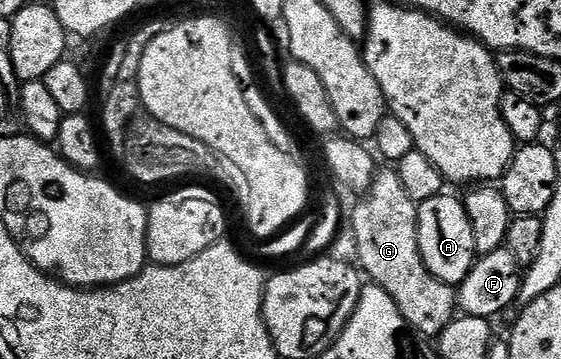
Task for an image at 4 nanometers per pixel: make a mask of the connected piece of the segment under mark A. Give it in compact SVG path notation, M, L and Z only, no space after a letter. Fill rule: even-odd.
M441 194L418 205L418 242L426 266L442 282L459 286L476 263L474 230L470 230L470 218L464 209L463 199L458 195Z

